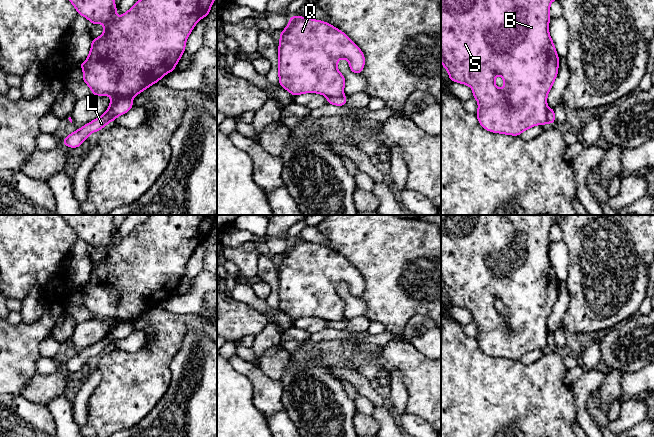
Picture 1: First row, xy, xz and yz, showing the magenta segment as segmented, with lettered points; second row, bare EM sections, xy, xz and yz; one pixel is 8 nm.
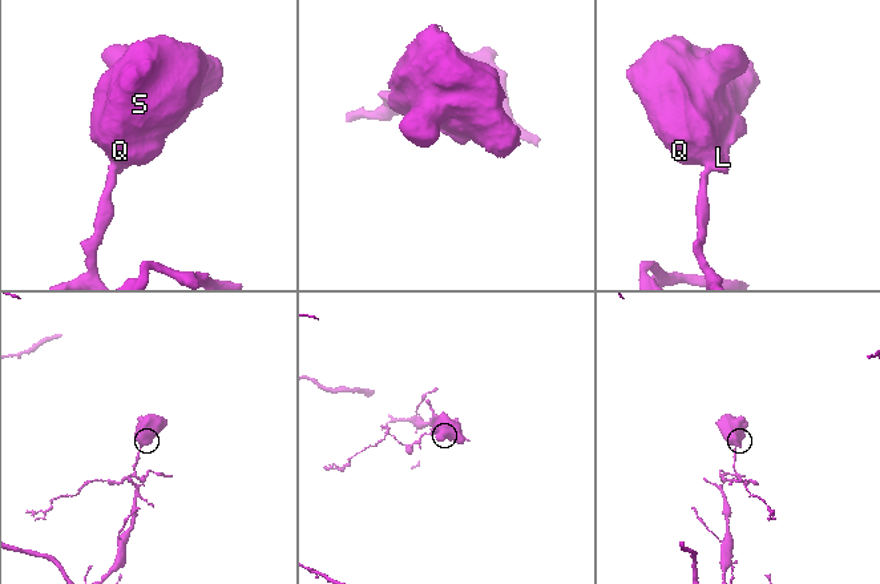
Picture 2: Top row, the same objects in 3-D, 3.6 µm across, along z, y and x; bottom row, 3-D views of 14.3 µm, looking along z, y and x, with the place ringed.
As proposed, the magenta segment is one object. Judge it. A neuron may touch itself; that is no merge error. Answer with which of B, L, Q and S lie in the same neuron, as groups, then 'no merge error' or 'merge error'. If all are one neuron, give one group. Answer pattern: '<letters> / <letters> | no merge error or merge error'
B Q S / L | merge error

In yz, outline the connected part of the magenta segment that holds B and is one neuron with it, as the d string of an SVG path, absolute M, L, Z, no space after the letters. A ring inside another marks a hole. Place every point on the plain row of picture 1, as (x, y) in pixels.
M441 215L441 286L443 291L449 297L449 304L458 306L461 308L468 309L472 312L473 315L473 322L478 325L478 335L476 340L480 349L486 353L487 355L494 356L494 357L501 357L513 360L519 360L523 355L536 350L536 349L545 349L547 347L547 319L550 316L553 307L557 301L558 297L558 287L559 287L559 280L555 274L555 269L549 259L549 245L550 245L550 228L553 224L559 224L559 215ZM499 298L502 300L504 304L504 312L502 314L498 313L495 309L495 300Z

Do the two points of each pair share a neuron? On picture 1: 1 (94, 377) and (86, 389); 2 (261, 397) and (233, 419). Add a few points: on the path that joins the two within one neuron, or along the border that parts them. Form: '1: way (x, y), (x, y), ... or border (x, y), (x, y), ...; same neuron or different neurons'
1: way (93, 380), (88, 386); same neuron
2: border (249, 380), (253, 389), (253, 404), (265, 414); different neurons

